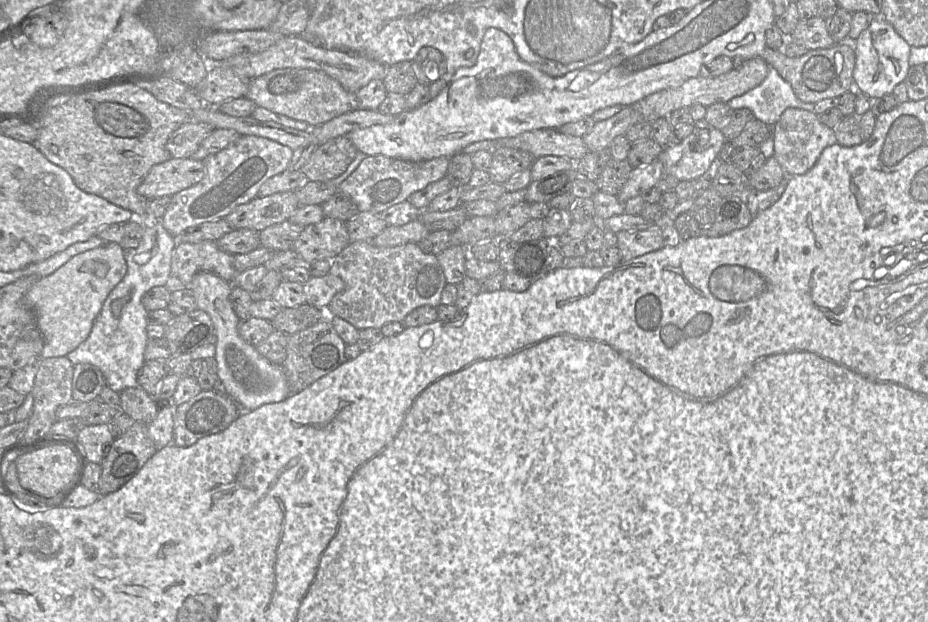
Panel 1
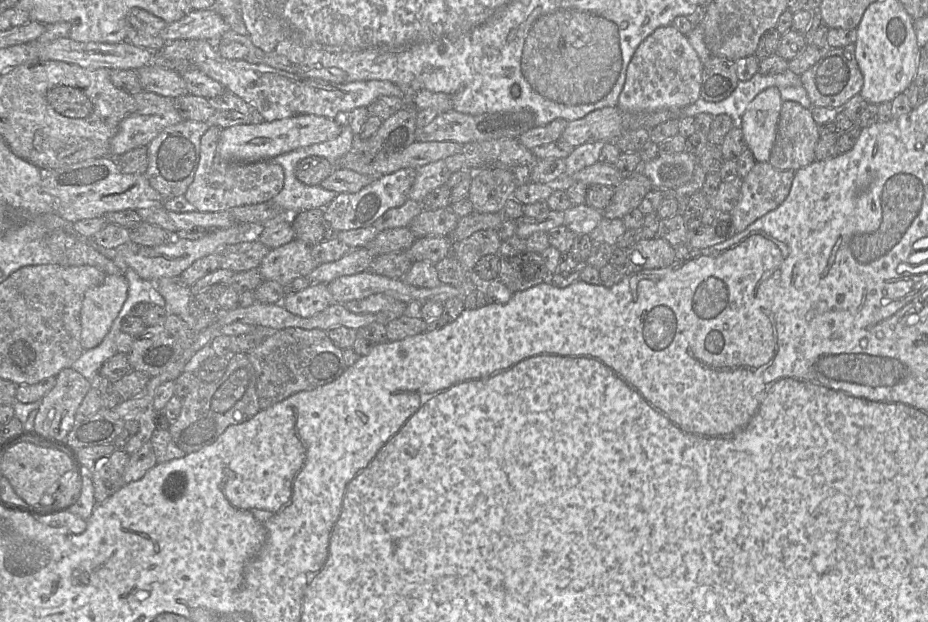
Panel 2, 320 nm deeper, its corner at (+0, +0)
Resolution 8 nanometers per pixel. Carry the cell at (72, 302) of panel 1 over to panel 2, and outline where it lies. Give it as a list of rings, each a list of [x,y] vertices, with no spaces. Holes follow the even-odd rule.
[[[122,274],[106,275],[101,285],[88,289],[81,309],[81,345],[89,350],[109,332],[128,295],[129,284]]]

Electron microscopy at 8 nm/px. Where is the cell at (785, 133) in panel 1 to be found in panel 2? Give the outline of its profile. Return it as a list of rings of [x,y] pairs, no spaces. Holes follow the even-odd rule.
[[[794,101],[783,102],[769,163],[779,170],[803,169],[815,161],[815,146],[819,139],[819,125],[814,121],[811,109]]]

